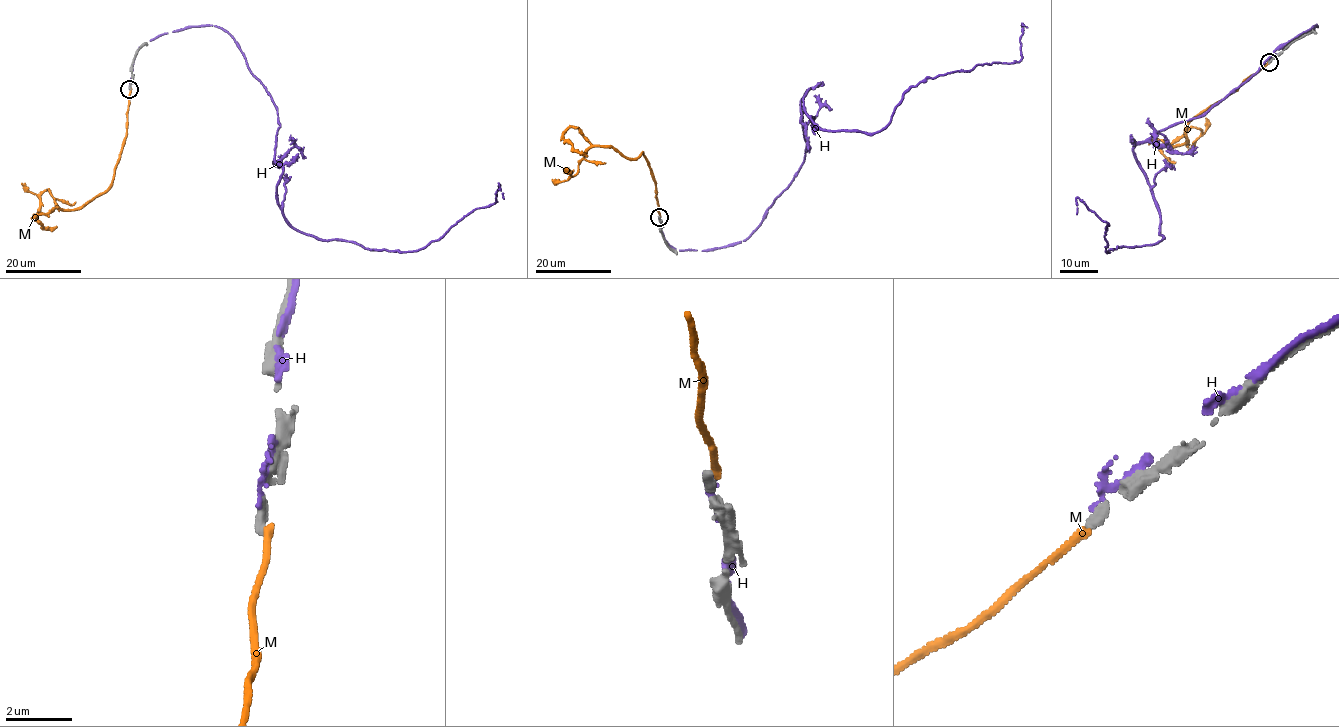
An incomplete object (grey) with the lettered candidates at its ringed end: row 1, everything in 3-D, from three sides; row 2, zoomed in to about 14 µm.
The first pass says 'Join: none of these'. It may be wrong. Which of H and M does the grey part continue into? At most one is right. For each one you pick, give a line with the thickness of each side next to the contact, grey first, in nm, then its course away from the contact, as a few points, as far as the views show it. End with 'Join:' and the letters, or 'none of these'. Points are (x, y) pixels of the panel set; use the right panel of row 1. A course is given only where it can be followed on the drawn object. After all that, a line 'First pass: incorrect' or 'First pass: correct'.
Join: none of these
First pass: correct

